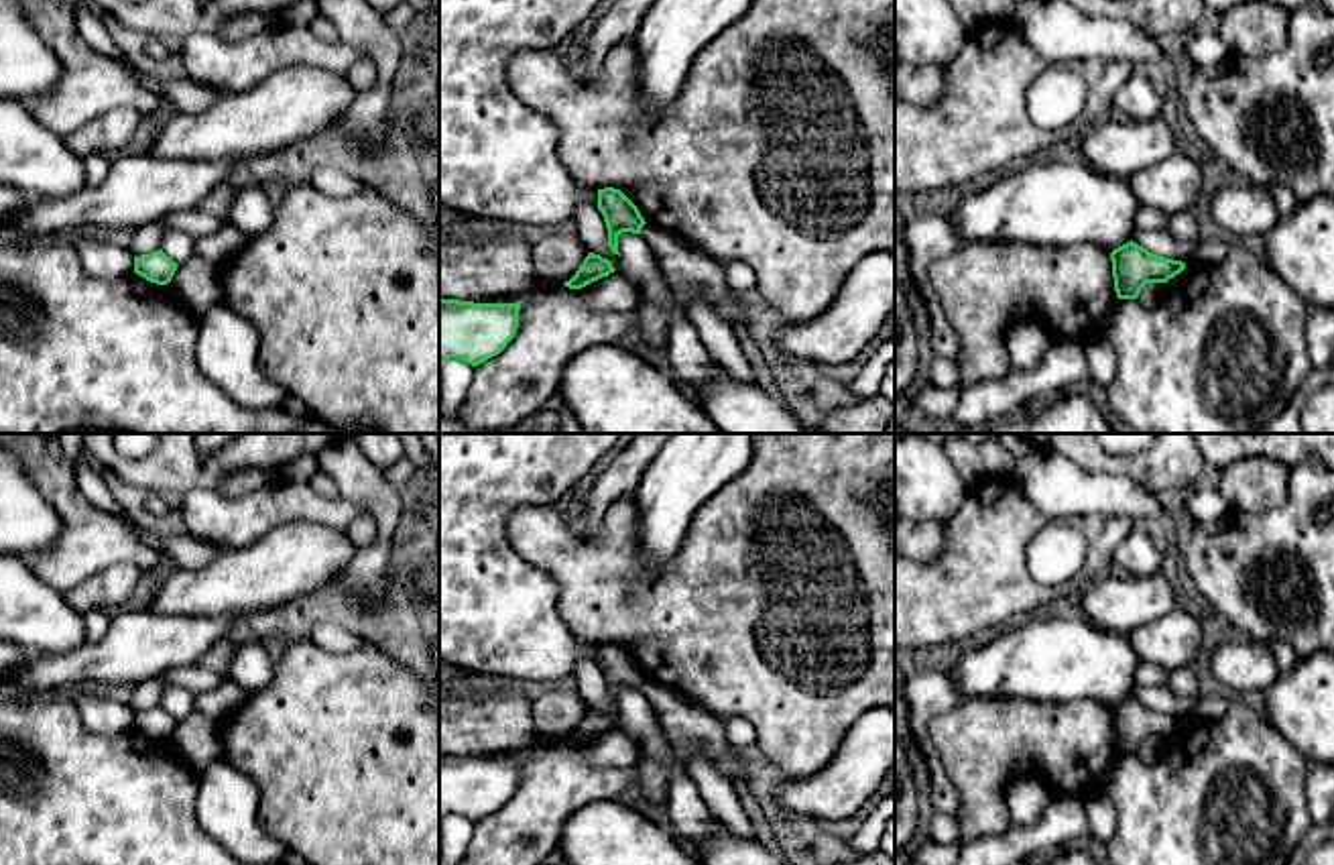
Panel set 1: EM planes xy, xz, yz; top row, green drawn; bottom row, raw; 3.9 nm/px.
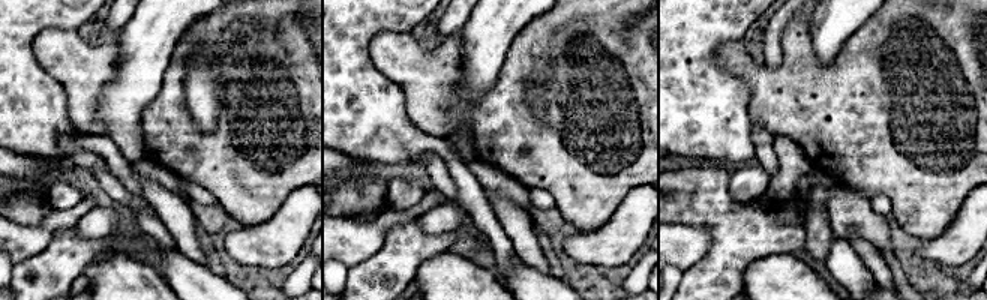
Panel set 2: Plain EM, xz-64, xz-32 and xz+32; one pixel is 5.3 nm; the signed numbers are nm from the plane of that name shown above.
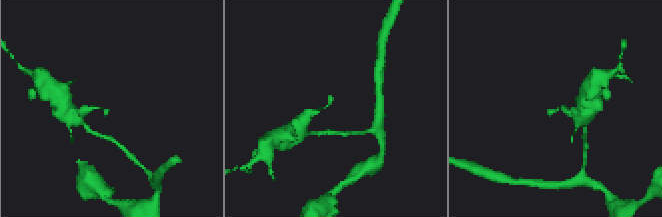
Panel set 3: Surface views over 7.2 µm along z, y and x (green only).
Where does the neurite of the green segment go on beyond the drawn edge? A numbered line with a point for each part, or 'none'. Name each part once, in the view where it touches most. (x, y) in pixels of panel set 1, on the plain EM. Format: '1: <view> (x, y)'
none

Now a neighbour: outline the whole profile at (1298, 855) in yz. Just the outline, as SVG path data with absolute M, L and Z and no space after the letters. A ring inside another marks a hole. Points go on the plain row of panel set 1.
M1334 820L1324 826L1324 828L1314 828L1310 834L1306 834L1295 849L1291 851L1289 859L1285 865L1303 865L1308 853L1324 843L1324 841L1334 841Z

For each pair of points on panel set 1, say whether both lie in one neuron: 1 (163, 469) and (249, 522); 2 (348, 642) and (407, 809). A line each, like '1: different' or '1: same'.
1: different
2: different

